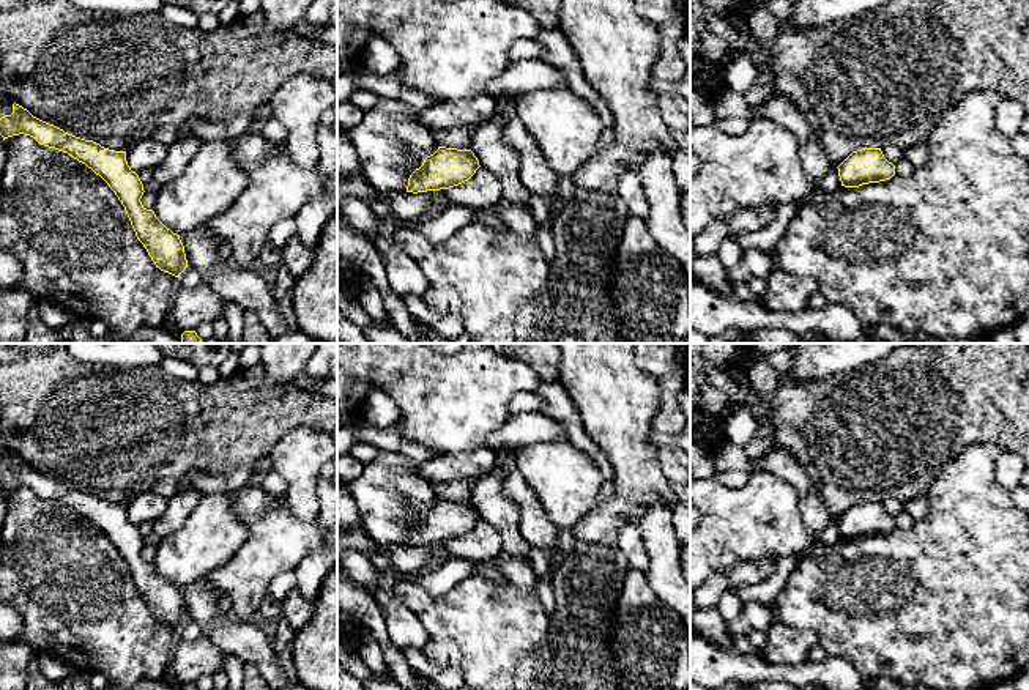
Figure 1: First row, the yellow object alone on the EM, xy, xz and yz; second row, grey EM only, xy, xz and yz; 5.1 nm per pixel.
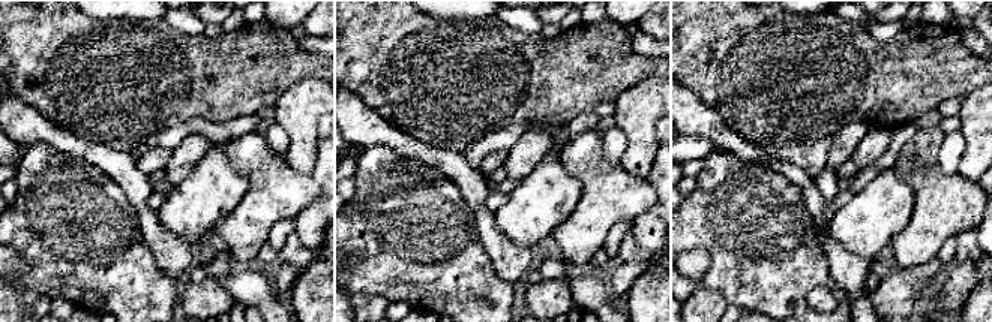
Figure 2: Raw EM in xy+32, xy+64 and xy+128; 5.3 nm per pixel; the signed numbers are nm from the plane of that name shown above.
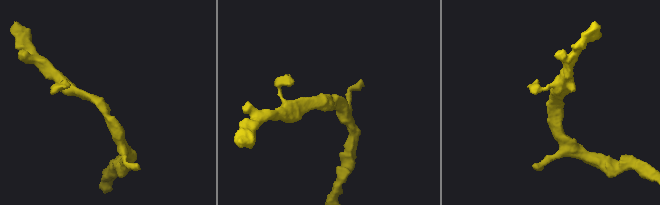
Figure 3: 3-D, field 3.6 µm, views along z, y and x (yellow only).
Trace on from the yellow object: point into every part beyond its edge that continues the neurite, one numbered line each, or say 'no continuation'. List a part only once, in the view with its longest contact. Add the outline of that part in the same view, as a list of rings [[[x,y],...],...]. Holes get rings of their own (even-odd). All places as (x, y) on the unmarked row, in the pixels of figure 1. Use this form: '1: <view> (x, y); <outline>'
no continuation

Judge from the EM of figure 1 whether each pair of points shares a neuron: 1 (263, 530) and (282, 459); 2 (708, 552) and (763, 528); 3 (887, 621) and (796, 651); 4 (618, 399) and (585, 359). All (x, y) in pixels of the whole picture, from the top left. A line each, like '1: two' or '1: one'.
1: two
2: one
3: two
4: one

